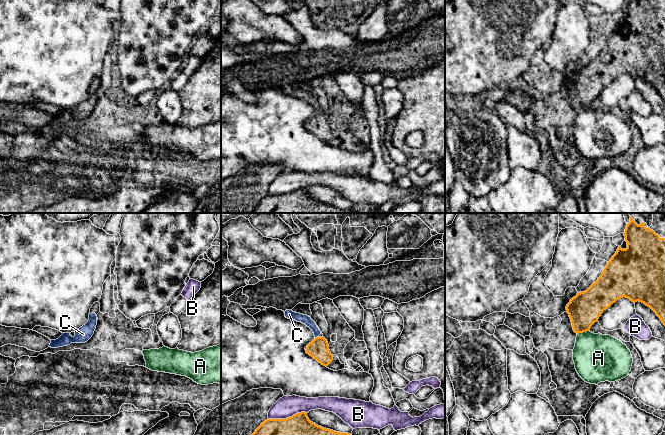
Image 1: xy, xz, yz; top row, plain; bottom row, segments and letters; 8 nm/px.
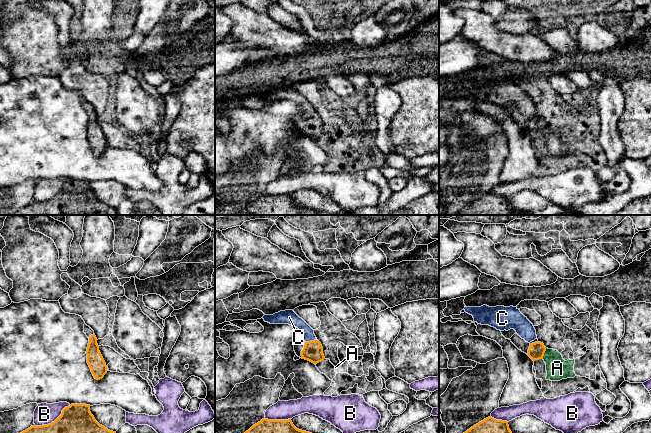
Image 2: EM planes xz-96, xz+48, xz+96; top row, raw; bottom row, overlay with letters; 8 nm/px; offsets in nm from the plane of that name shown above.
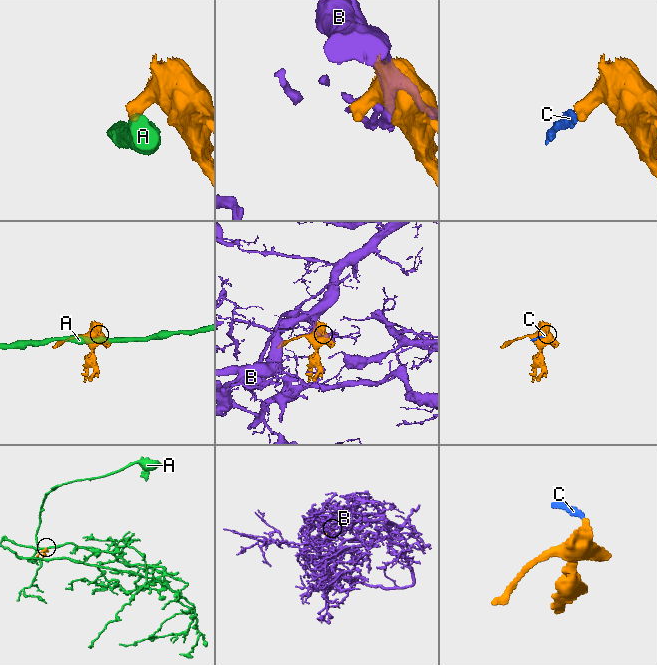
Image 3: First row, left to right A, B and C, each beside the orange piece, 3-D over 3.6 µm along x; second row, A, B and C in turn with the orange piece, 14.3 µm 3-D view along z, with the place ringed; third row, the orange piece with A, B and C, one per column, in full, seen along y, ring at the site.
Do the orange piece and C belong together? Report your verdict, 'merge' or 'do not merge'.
merge

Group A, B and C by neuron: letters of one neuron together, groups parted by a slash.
A / B / C

